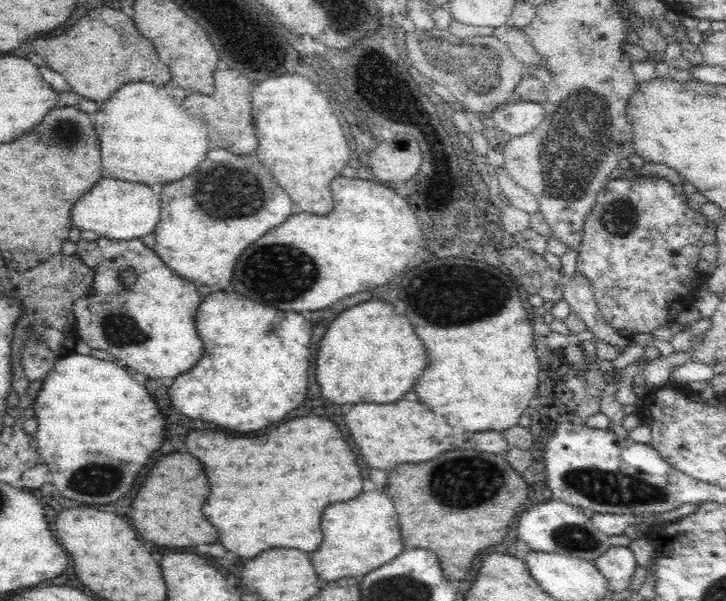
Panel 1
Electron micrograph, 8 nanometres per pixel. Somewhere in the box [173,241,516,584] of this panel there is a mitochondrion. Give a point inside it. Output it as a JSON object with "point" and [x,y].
{"point":[475,475]}

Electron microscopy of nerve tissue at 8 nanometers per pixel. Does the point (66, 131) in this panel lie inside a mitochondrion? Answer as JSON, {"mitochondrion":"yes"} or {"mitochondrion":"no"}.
{"mitochondrion":"yes"}

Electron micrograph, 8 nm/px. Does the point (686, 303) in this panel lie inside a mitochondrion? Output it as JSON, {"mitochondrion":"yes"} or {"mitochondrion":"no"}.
{"mitochondrion":"no"}

